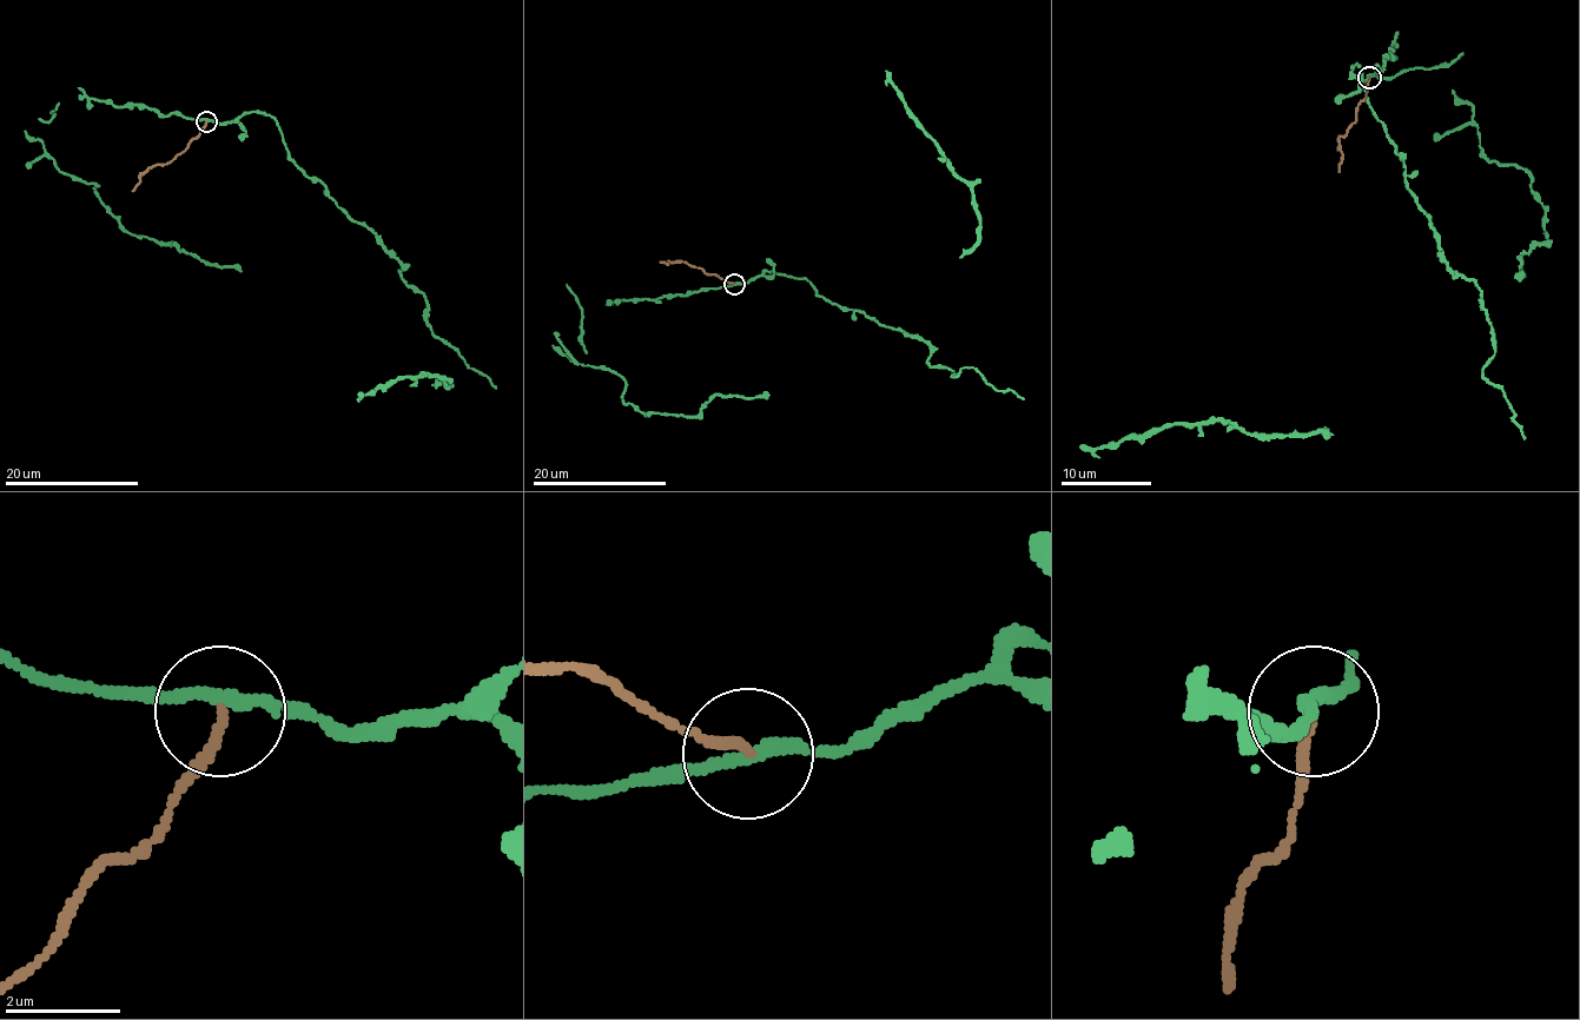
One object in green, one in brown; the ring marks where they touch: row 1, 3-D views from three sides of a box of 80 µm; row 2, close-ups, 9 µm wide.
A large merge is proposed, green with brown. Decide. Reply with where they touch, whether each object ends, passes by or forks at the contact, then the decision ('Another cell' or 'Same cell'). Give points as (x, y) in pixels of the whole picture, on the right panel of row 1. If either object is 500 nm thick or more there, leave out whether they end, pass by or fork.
Place: (1369, 77). At the ring green passes by. At the ring brown ends. Another cell

